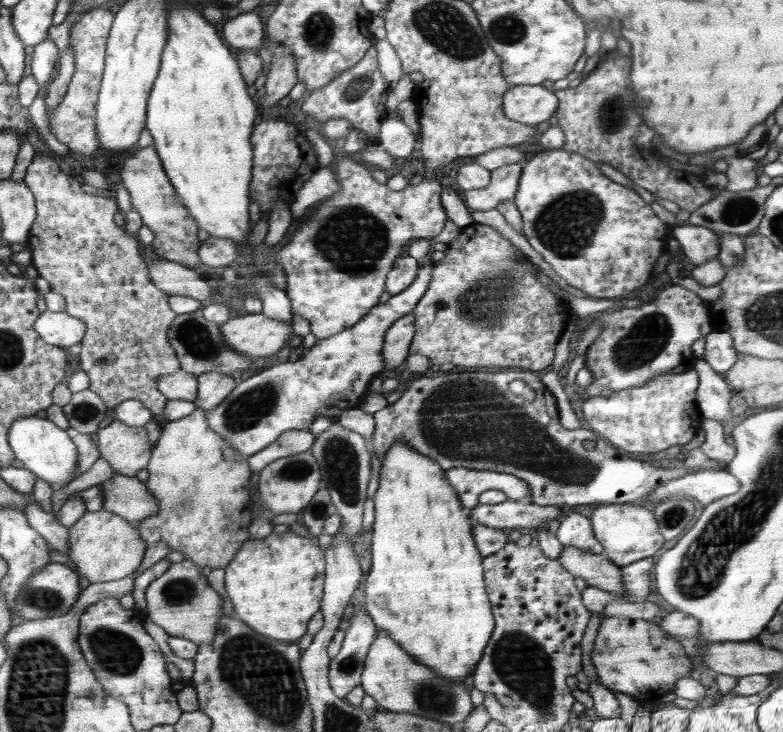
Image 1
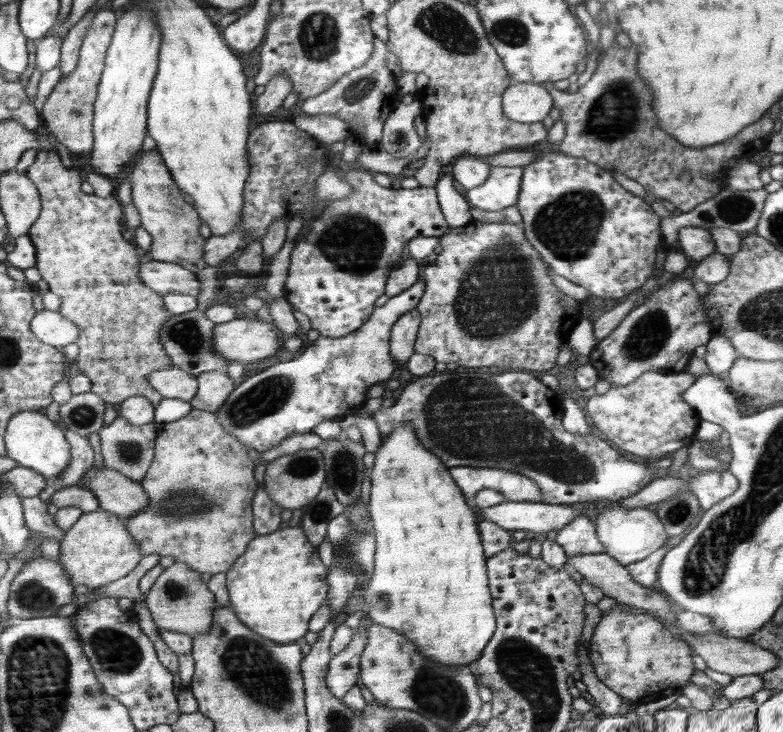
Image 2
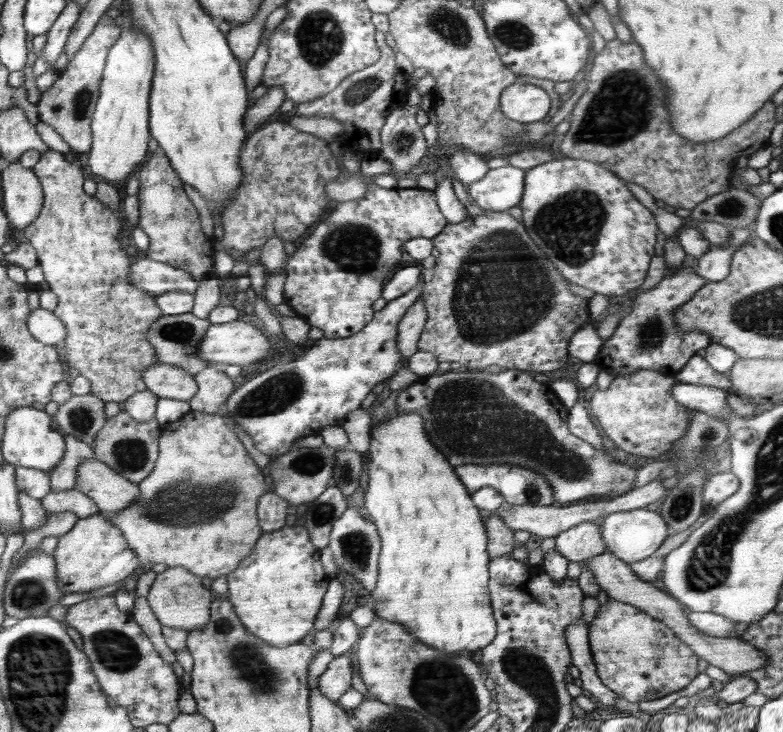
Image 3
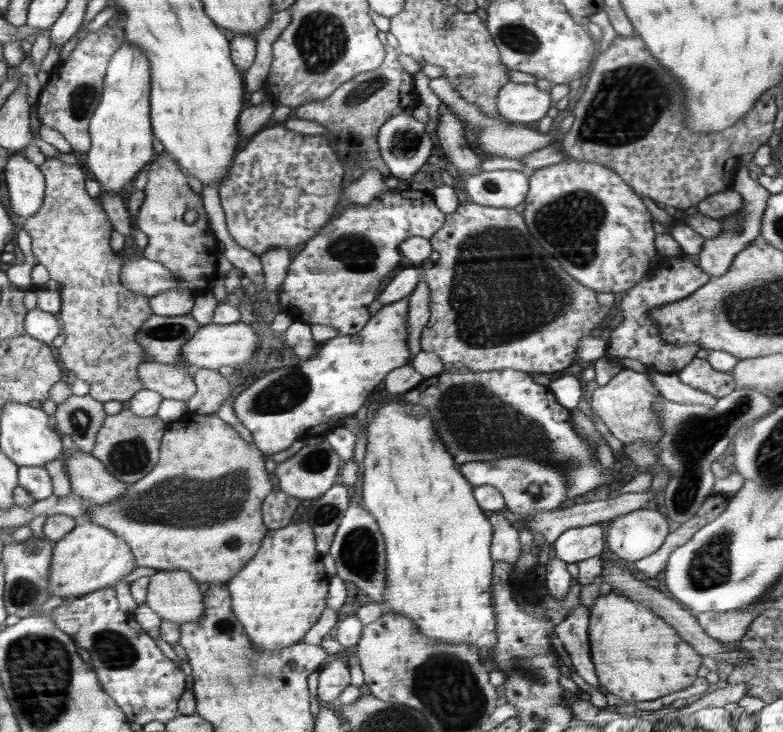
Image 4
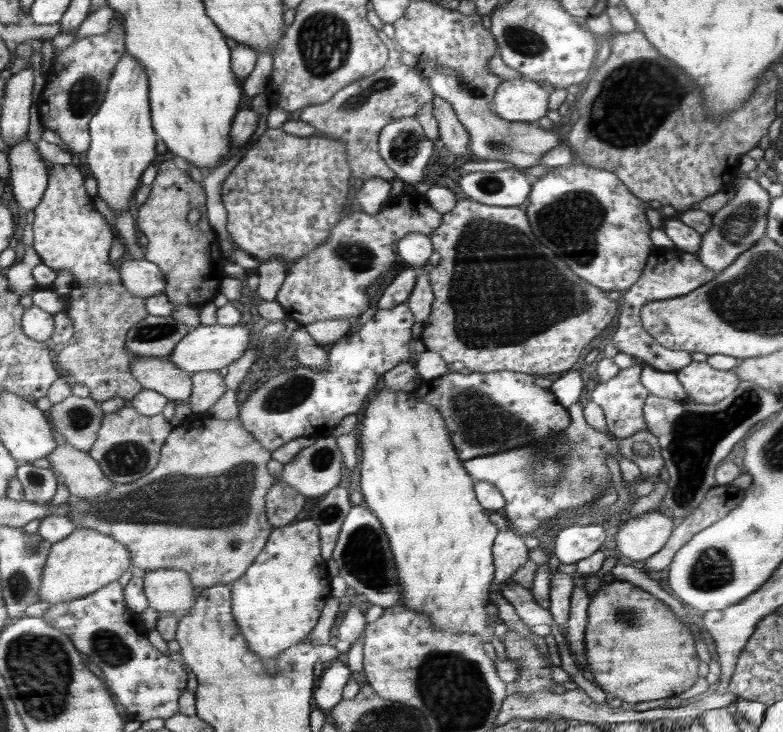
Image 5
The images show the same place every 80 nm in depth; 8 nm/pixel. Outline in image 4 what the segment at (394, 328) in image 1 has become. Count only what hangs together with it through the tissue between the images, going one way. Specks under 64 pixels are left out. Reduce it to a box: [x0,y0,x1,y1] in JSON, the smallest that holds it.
[407,279,431,357]

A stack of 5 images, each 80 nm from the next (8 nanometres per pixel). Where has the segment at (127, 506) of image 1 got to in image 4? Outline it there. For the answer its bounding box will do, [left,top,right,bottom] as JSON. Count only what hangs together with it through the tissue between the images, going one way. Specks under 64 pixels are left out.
[65,451,130,505]

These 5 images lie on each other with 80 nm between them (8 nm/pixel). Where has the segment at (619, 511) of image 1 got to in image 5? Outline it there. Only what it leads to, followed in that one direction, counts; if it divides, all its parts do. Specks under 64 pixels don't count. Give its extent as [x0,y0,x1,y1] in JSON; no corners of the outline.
[616,510,677,561]

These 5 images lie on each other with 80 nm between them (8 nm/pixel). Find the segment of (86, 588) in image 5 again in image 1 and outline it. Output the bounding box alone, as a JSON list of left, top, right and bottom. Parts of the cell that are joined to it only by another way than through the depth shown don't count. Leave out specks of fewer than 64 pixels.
[69,508,148,584]

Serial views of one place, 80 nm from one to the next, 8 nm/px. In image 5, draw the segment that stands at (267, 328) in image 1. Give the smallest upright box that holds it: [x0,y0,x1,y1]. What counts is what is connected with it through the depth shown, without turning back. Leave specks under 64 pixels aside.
[168,323,250,374]

